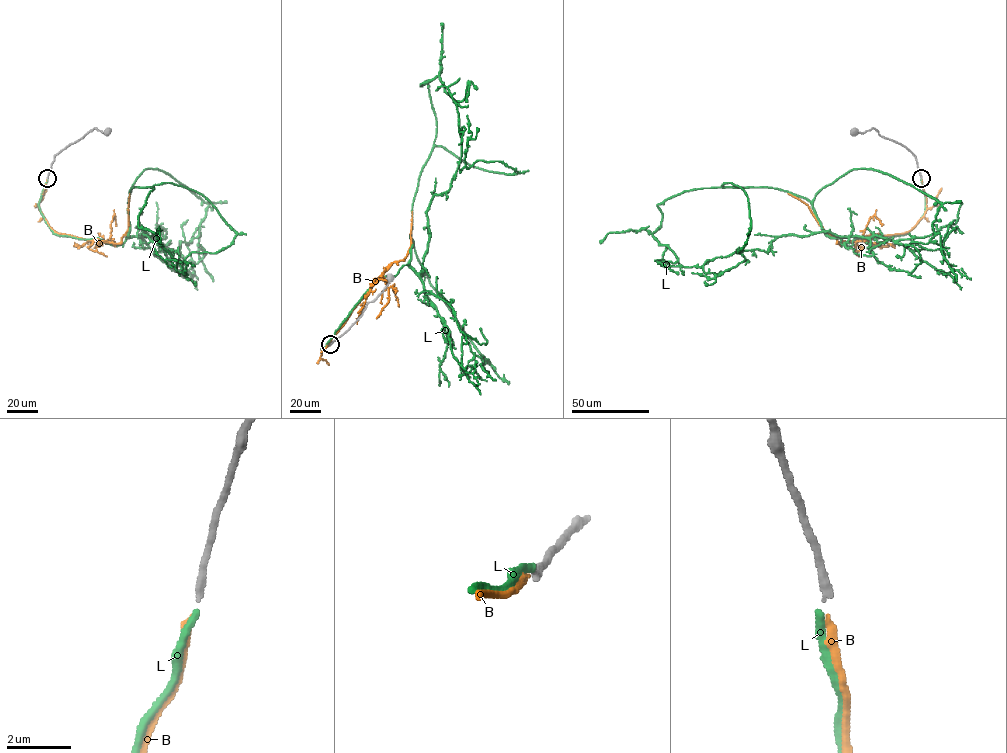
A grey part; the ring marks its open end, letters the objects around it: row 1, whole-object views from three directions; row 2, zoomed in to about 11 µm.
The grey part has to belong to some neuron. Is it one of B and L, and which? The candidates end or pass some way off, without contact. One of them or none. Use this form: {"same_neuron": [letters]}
{"same_neuron": ["B"]}

